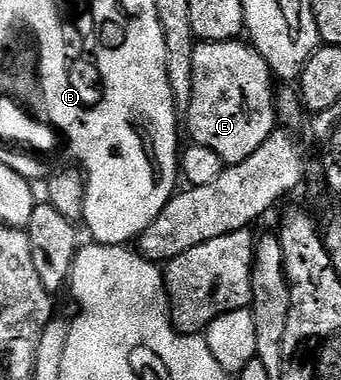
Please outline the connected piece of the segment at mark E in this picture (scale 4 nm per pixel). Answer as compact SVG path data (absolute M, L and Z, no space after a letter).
M231 40L228 42L203 42L199 41L194 47L192 56L192 100L184 110L184 126L190 129L193 145L210 148L222 158L226 166L235 166L276 129L276 83L275 75L264 60L260 51L246 40Z

